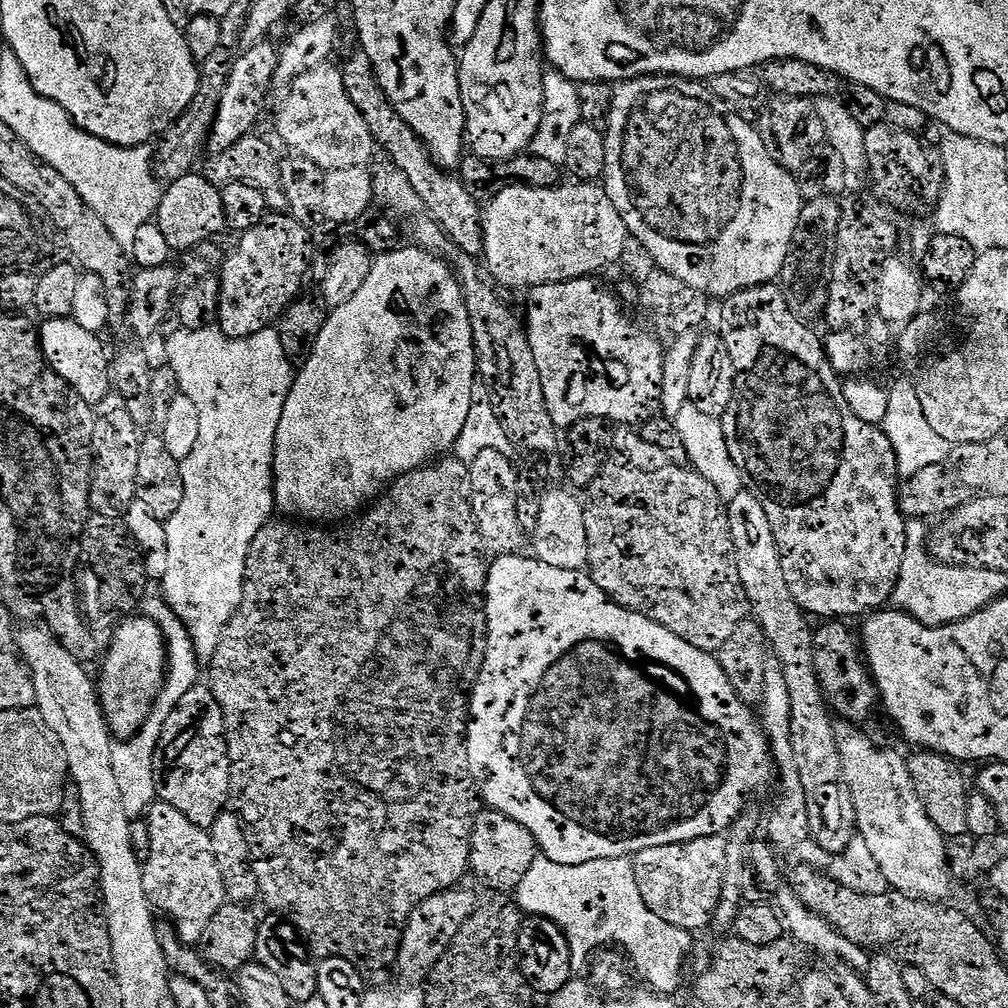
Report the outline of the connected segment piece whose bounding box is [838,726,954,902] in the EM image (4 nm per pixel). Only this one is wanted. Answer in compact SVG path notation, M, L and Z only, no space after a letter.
M844 726L839 729L838 736L840 741L840 753L842 754L842 770L846 782L850 786L850 794L854 802L854 810L856 811L856 830L858 836L865 840L870 846L870 851L874 854L874 859L882 868L882 873L886 876L886 882L891 890L901 892L904 895L912 896L916 900L930 900L944 902L949 898L948 895L952 892L952 884L954 885L954 877L952 871L948 869L948 845L945 836L938 830L938 826L934 826L934 822L930 822L930 818L926 814L926 810L922 806L922 802L918 798L918 794L914 790L914 782L910 778L910 770L906 763L905 757L899 756L896 752L883 752L870 737L864 732L859 732L859 727Z

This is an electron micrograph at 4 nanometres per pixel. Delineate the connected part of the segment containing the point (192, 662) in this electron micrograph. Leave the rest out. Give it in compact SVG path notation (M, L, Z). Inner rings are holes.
M162 598L145 599L142 604L143 615L153 620L164 635L164 643L168 650L166 661L166 675L164 687L158 697L159 706L153 707L148 720L129 740L121 740L113 743L112 761L114 762L114 778L118 778L118 791L122 794L122 806L130 818L143 817L153 804L157 803L155 788L155 772L158 769L156 763L156 747L162 743L164 724L170 718L173 710L182 702L182 698L190 693L190 690L199 685L202 680L202 668L200 672L200 660L196 657L198 645L190 638L186 626L174 614L174 610ZM160 707L164 708L160 708Z

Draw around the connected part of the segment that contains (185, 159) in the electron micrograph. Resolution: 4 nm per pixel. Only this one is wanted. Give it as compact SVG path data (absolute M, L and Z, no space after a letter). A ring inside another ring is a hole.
M224 54L212 56L202 64L203 72L198 94L194 94L194 102L190 102L188 109L168 127L167 132L163 133L159 141L160 149L157 147L154 152L154 171L161 181L175 182L191 177L192 167L196 163L197 165L201 163L200 155L205 155L208 136L211 134L219 103L222 102L222 94L227 86L230 60L224 56Z

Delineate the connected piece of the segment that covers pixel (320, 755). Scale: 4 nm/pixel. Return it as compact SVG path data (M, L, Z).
M448 458L437 459L410 474L399 476L387 489L386 494L381 495L367 511L356 513L346 520L343 526L334 522L327 526L305 526L303 523L293 522L288 518L276 518L265 524L264 529L260 532L264 536L260 548L266 554L264 554L264 558L262 556L248 558L244 601L236 612L235 618L229 622L227 630L220 635L220 642L215 645L213 651L216 653L212 656L212 669L209 672L207 669L206 672L206 684L212 689L214 695L220 697L221 704L224 704L221 714L228 721L232 757L235 757L236 761L235 788L238 789L238 792L234 804L238 809L239 818L244 824L244 830L251 844L252 868L260 883L259 895L262 900L268 903L267 911L283 916L284 919L291 922L300 931L300 935L304 937L304 942L308 946L308 951L317 961L325 960L331 956L346 958L346 962L354 962L354 966L358 966L365 981L372 986L387 985L384 983L388 980L388 971L393 971L396 968L396 959L398 958L396 941L399 940L399 933L407 925L412 925L412 918L416 912L420 911L420 905L427 904L427 899L435 900L435 895L444 894L446 890L454 888L448 884L450 880L442 874L442 870L448 866L444 860L458 860L458 858L442 858L442 826L444 826L444 812L448 810L448 790L452 790L452 787L460 784L476 786L476 780L472 776L468 761L468 721L470 719L472 687L480 678L480 671L484 669L484 656L488 653L488 615L484 601L488 590L490 560L489 557L486 558L480 553L482 550L485 551L486 545L480 533L478 522L472 513L472 469L469 465L455 458L444 459Z

